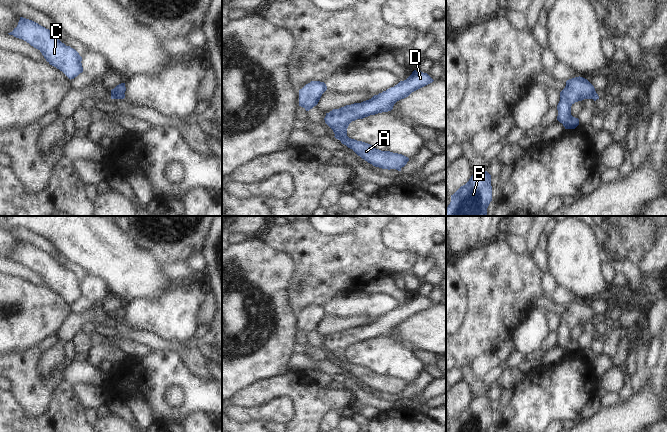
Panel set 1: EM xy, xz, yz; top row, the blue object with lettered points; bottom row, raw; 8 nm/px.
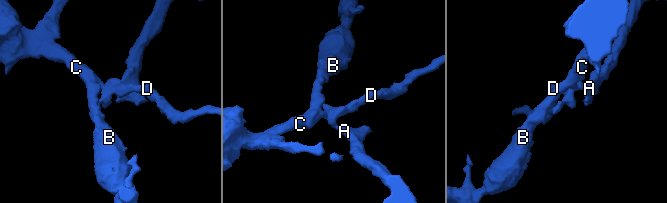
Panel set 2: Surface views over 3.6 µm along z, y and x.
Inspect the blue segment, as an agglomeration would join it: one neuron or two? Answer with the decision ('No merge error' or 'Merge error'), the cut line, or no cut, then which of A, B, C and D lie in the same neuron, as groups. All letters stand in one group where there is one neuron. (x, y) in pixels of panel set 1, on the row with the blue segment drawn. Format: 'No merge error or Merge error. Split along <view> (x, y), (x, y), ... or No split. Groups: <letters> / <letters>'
Merge error. Split along xz (347, 136), (340, 140). Groups: A / B C D.

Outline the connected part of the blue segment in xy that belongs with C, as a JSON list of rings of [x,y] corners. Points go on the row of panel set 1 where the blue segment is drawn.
[[[20,17],[17,27],[8,34],[38,49],[50,65],[62,71],[70,80],[83,72],[79,53],[38,23]]]

